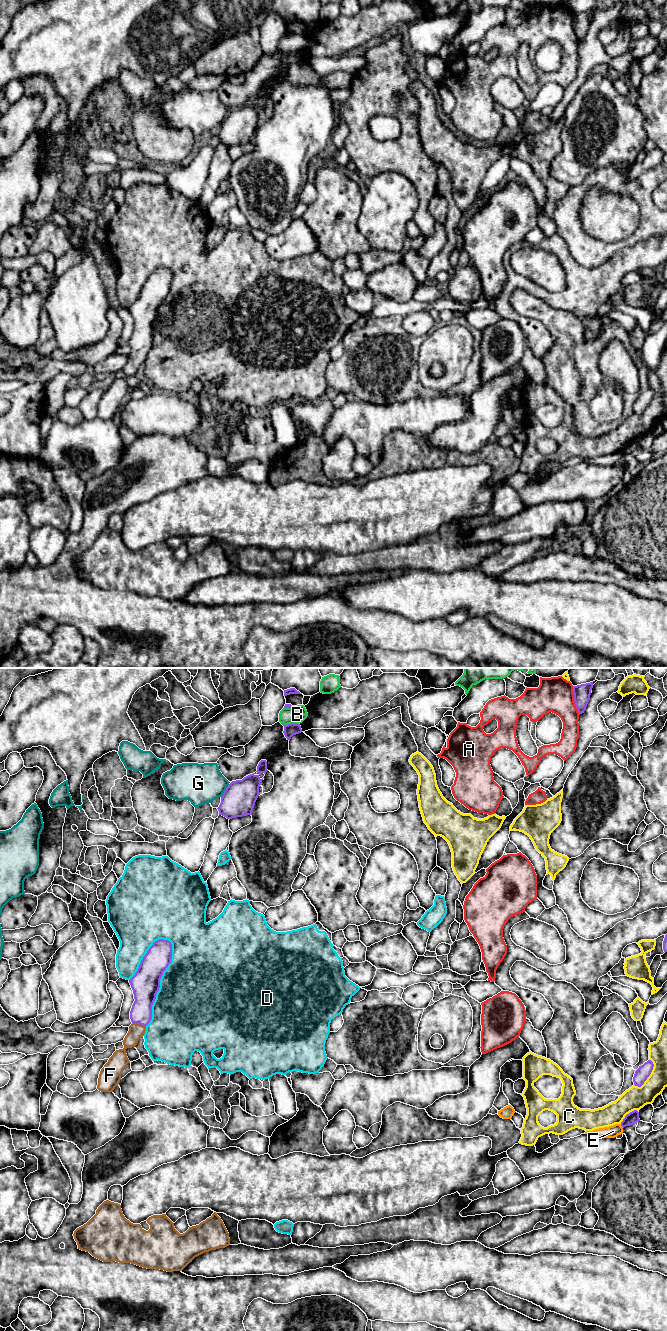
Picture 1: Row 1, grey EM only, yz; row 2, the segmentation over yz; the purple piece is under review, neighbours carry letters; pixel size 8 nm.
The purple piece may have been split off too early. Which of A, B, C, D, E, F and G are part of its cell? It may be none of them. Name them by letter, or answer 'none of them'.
F

